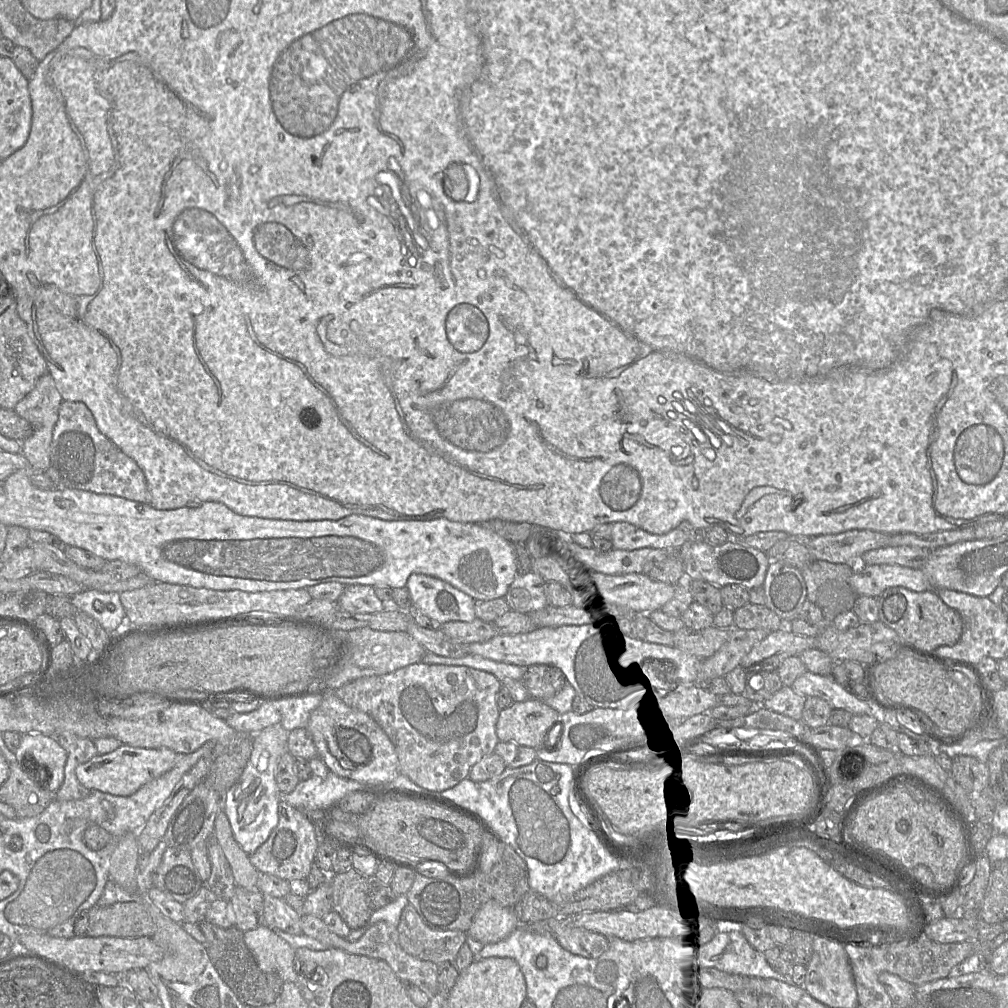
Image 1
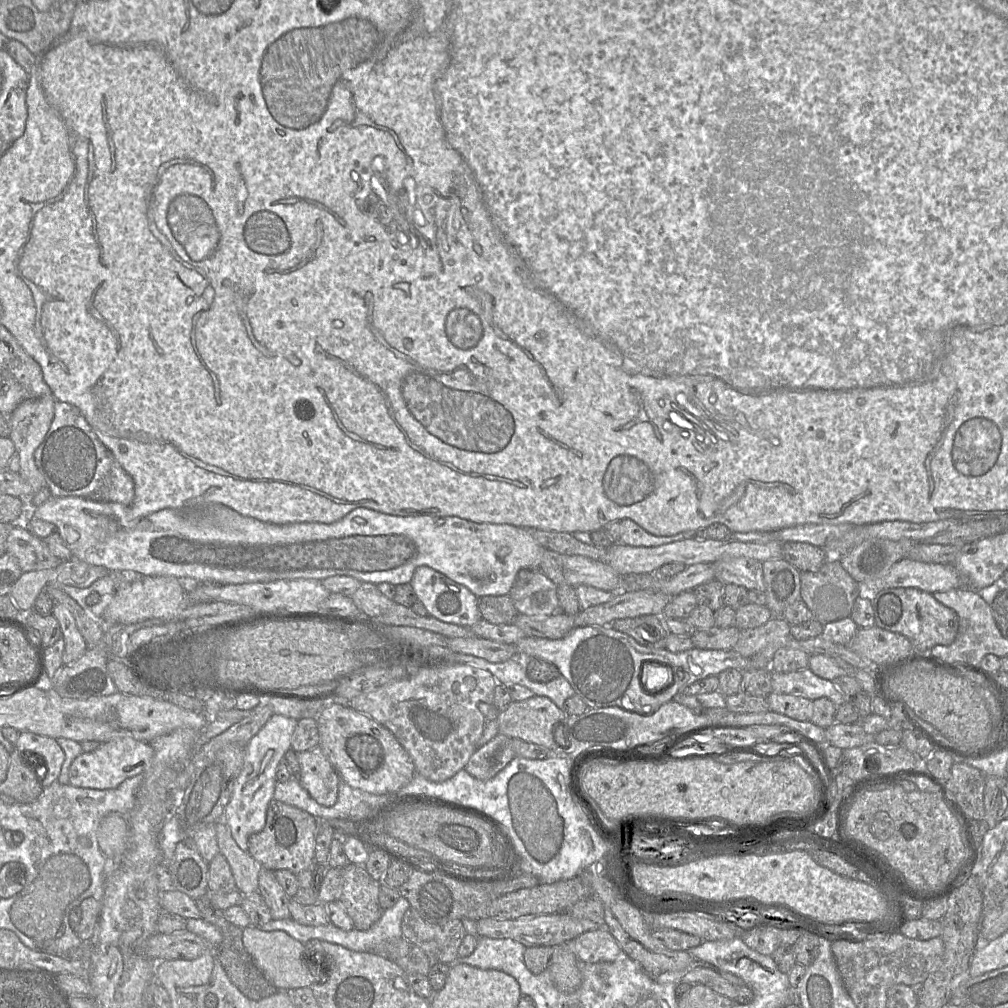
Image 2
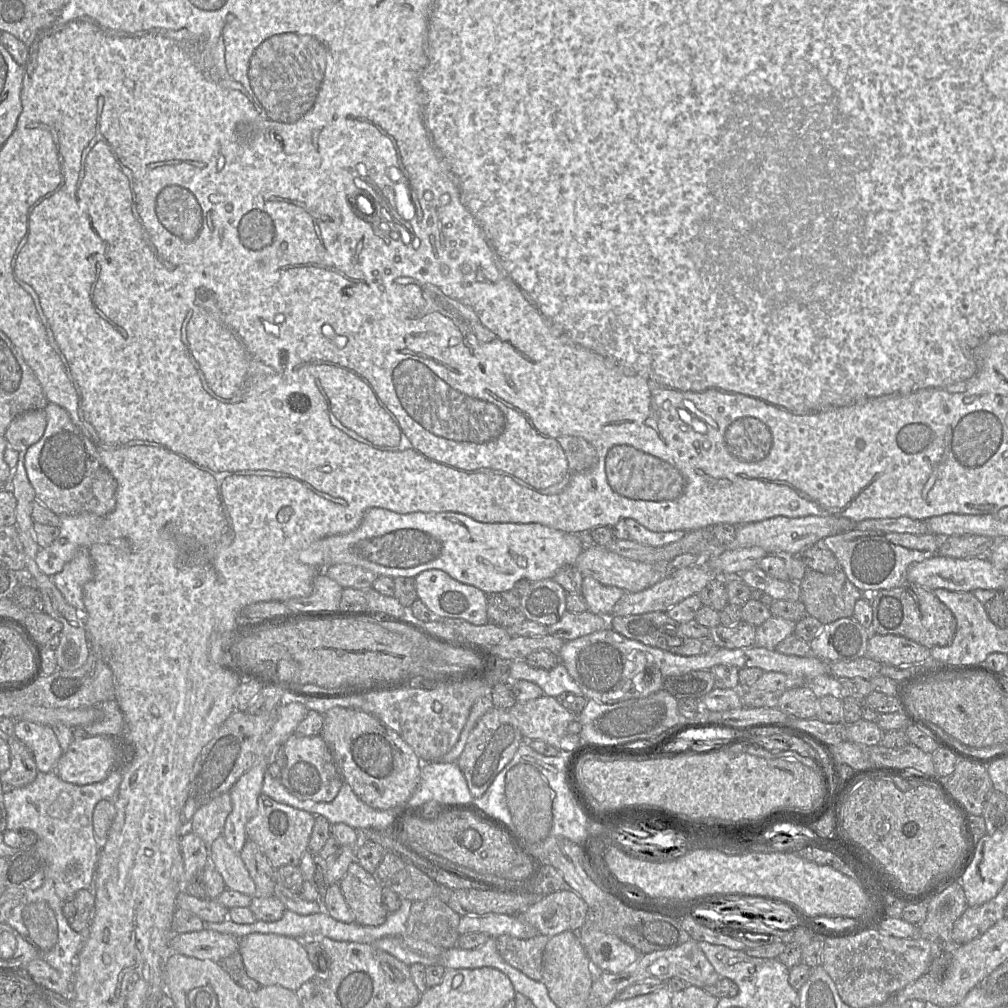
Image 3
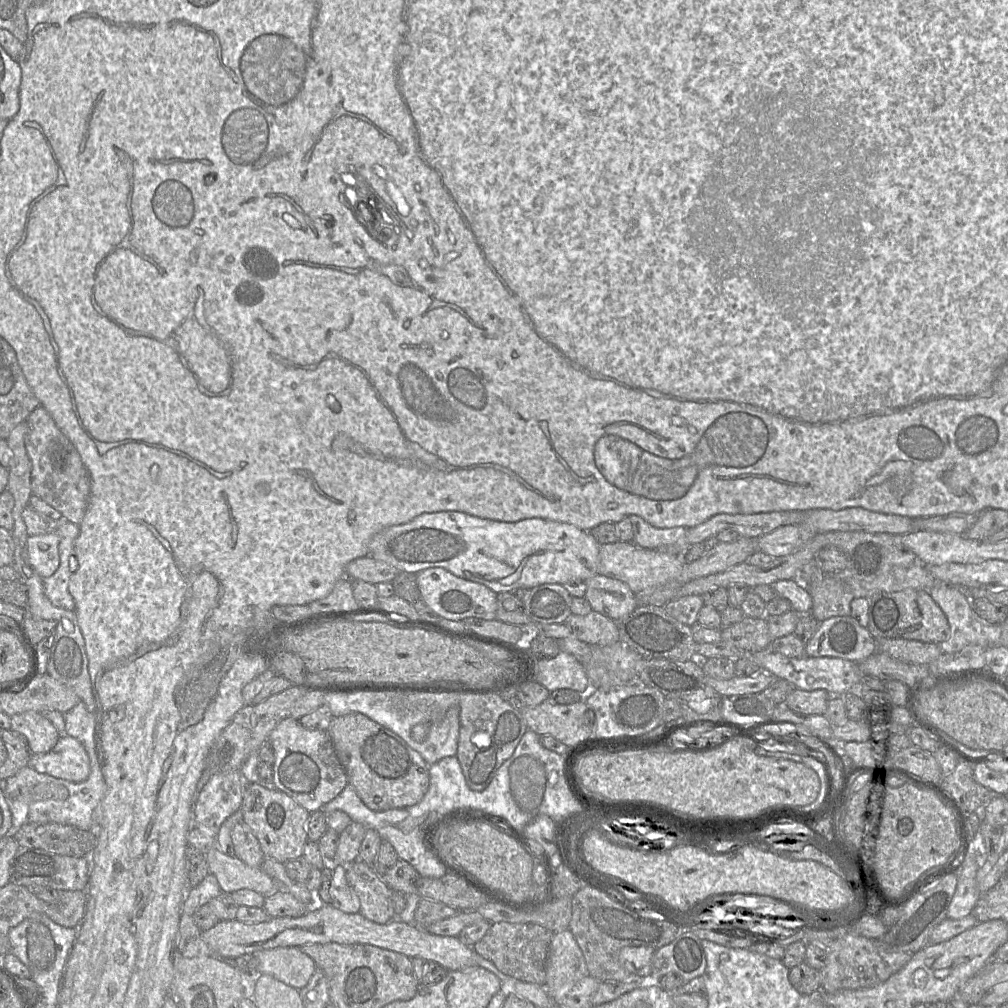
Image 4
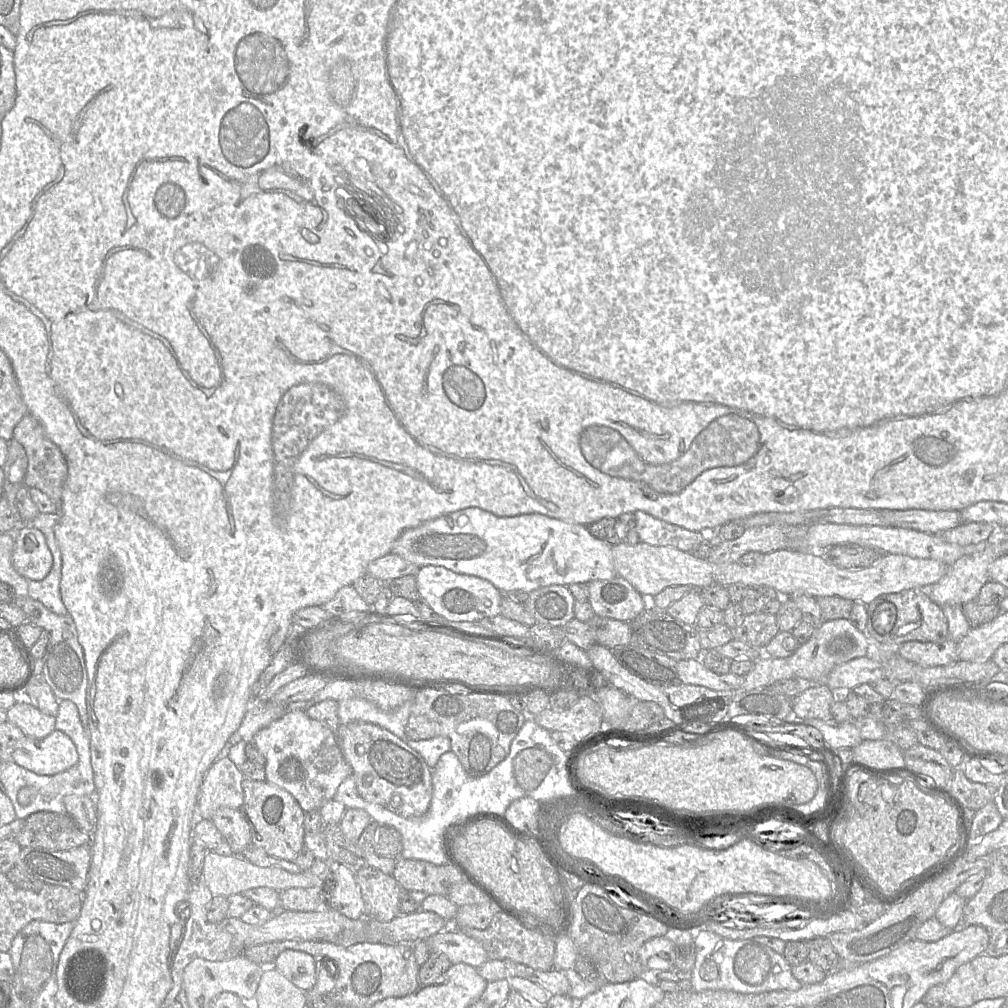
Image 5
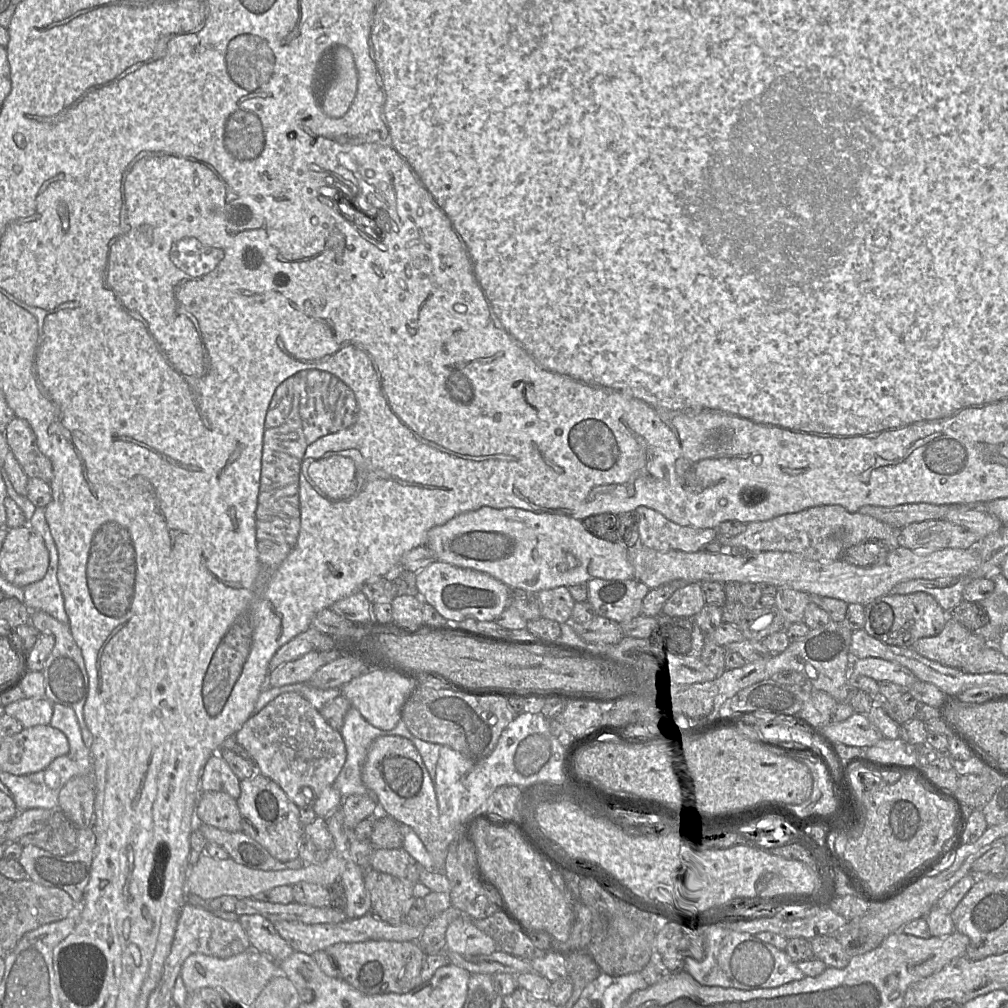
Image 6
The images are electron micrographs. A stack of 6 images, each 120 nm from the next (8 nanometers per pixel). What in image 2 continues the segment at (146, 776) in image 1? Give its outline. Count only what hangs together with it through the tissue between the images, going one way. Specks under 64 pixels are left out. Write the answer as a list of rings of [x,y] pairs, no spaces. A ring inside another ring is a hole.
[[[130,737],[100,743],[95,750],[84,752],[73,760],[69,769],[69,784],[74,787],[99,790],[116,788],[126,779],[144,774],[153,755],[153,748],[148,742]]]

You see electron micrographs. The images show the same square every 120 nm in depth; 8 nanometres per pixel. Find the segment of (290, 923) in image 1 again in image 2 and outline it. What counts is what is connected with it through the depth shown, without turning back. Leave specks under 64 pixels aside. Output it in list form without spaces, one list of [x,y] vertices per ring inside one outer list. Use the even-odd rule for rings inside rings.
[[[261,868],[258,877],[258,893],[268,906],[273,920],[291,918],[289,911],[291,898],[277,881],[274,871]]]

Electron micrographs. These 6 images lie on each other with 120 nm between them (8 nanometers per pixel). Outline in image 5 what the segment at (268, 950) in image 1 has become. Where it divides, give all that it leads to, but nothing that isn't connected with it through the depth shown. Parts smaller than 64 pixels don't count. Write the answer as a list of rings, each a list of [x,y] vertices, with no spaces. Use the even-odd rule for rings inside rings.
[[[288,949],[281,952],[271,966],[306,992],[316,983],[315,962],[316,959],[308,953]]]

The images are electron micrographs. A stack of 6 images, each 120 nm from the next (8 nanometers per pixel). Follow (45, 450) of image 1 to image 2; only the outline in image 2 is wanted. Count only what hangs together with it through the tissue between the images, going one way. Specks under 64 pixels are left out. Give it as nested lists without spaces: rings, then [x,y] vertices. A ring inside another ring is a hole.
[[[53,395],[26,400],[8,416],[11,426],[9,438],[19,455],[19,474],[31,486],[33,496],[45,486],[35,464],[34,453],[48,433],[54,418],[55,402]]]

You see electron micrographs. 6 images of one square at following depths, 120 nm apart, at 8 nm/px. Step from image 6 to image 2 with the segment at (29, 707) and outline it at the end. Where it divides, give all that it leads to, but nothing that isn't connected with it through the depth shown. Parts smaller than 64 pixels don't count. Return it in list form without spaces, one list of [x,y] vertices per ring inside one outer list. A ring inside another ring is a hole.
[[[21,731],[14,744],[20,752],[32,752],[33,763],[38,764],[42,786],[48,787],[57,781],[65,759],[65,754],[56,739],[33,732]]]

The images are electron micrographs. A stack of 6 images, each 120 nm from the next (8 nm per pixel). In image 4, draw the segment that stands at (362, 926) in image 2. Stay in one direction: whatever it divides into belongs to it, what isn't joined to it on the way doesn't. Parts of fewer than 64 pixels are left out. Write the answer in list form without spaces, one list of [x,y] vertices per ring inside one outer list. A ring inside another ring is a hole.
[[[361,860],[347,866],[346,880],[360,902],[359,913],[368,920],[386,924],[396,918],[392,891],[375,869]]]

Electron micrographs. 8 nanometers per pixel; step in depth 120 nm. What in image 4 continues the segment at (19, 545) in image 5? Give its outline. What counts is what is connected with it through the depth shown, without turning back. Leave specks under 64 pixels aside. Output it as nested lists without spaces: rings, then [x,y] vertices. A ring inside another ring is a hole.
[[[56,533],[29,536],[27,551],[29,562],[41,578],[52,576],[59,567],[59,542]]]

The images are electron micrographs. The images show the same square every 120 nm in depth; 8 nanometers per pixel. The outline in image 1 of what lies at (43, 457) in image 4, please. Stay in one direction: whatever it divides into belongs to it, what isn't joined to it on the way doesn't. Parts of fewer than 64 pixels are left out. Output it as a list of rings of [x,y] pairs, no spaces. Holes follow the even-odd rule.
[[[62,401],[53,430],[50,462],[60,476],[60,487],[114,495],[150,504],[151,493],[144,472],[132,458],[100,432],[91,411],[82,402]]]

